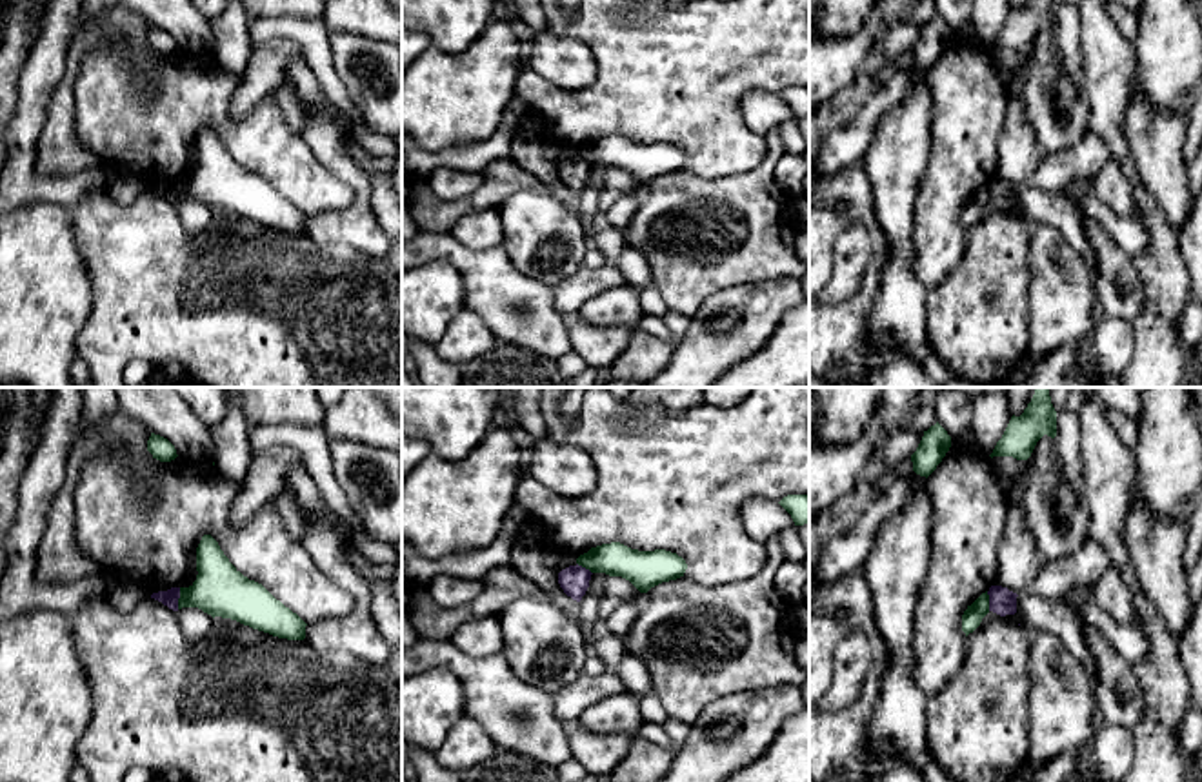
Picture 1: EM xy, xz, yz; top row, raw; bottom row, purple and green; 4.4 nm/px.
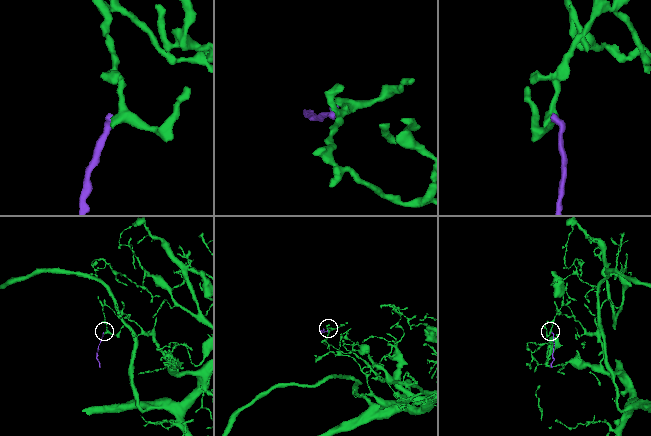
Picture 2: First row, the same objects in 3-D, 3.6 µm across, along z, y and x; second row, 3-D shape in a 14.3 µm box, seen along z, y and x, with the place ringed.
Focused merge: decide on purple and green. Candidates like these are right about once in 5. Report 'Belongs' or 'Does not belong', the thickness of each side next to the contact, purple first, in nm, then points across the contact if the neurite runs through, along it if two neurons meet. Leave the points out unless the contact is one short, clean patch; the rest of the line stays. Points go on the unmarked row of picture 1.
Does not belong. Thickness 70 nm (purple) against 220 nm. Boundary: xy (180, 180), (177, 200)

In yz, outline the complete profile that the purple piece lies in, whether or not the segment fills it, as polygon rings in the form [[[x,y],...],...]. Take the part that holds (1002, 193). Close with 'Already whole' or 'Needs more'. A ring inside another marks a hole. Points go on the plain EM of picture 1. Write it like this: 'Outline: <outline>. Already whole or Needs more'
Outline: [[[991,178],[989,184],[989,204],[1006,209],[1017,206],[1017,185],[1002,178]]]. Already whole

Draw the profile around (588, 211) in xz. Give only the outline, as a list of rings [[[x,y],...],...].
[[[593,165],[591,167],[589,180],[580,193],[580,200],[576,206],[578,220],[584,227],[586,238],[589,242],[595,236],[595,233],[598,231],[598,226],[604,216],[598,209],[598,193],[602,189],[607,171],[609,171],[609,167],[606,167],[606,165]]]

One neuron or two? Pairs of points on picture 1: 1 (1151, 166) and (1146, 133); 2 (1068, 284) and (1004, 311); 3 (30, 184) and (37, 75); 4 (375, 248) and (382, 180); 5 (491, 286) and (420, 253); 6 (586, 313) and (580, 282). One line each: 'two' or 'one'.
1: one
2: two
3: one
4: two
5: one
6: two

